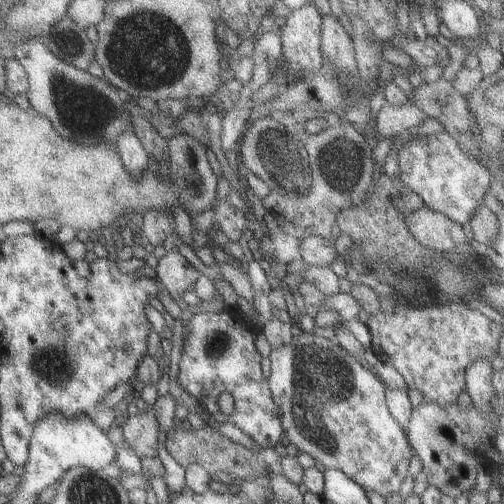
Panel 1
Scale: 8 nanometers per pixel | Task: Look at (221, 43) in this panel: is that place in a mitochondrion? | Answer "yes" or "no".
no

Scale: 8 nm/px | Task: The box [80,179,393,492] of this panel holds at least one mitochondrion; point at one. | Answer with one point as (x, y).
(322, 382)

